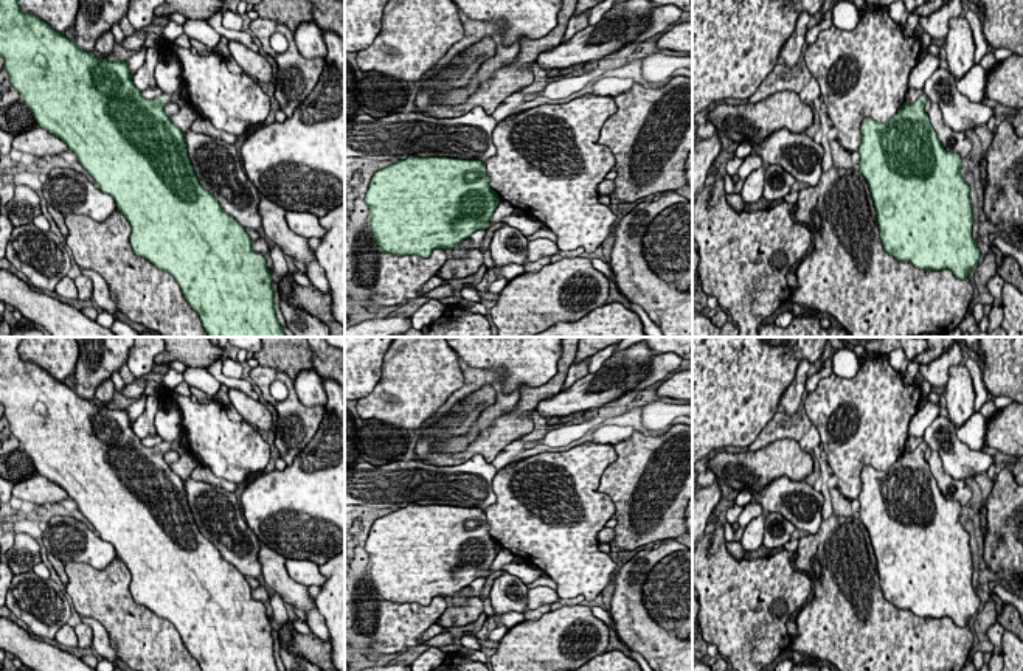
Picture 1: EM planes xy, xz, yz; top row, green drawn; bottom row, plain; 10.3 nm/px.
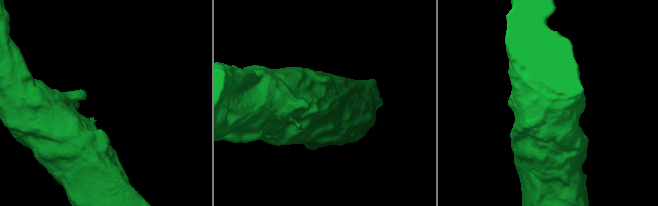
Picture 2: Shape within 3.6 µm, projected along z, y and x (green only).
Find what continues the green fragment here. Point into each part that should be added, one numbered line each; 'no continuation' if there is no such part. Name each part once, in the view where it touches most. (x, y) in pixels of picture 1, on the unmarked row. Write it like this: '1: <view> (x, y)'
1: xy (180, 445)

